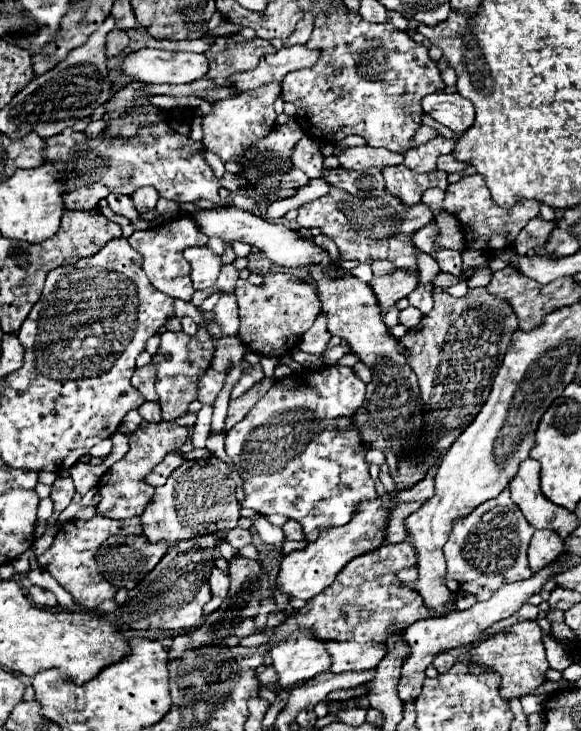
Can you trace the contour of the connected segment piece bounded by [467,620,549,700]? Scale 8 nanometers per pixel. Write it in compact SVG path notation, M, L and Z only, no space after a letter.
M525 620L513 624L511 632L497 632L477 644L473 644L467 652L467 660L471 664L485 666L497 674L501 674L501 698L521 698L535 690L543 680L545 680L545 670L549 668L547 658L545 658L545 648L543 648L543 634L537 622Z

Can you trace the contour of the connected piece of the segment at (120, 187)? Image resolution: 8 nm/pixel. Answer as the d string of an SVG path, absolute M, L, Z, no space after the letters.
M155 124L151 128L143 128L139 132L139 136L133 142L125 142L125 140L111 140L105 134L99 136L83 136L81 132L75 132L73 128L63 130L57 136L51 136L45 140L47 142L47 150L45 150L45 160L51 162L57 168L59 180L65 182L65 208L71 210L93 210L97 208L97 202L107 198L107 194L125 194L131 196L137 188L143 186L153 186L161 198L167 200L175 200L179 204L185 202L195 202L195 200L209 200L213 204L217 204L219 198L219 180L215 178L211 166L205 162L205 146L203 142L195 142L191 140L191 136L183 136L179 132L175 132L169 124Z

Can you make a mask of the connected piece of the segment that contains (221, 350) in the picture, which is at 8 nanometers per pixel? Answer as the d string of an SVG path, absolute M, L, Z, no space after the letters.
M217 322L209 326L209 334L217 338L217 350L211 362L211 367L221 373L227 373L233 368L241 368L243 372L253 370L253 364L245 362L245 346L239 338L225 338Z

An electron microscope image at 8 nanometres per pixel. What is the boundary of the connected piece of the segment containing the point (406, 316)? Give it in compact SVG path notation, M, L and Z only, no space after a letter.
M407 306L407 308L405 308L405 310L401 310L401 314L399 314L401 324L403 324L403 326L407 326L407 328L417 326L417 324L421 322L421 318L423 318L423 314L421 314L415 306Z

